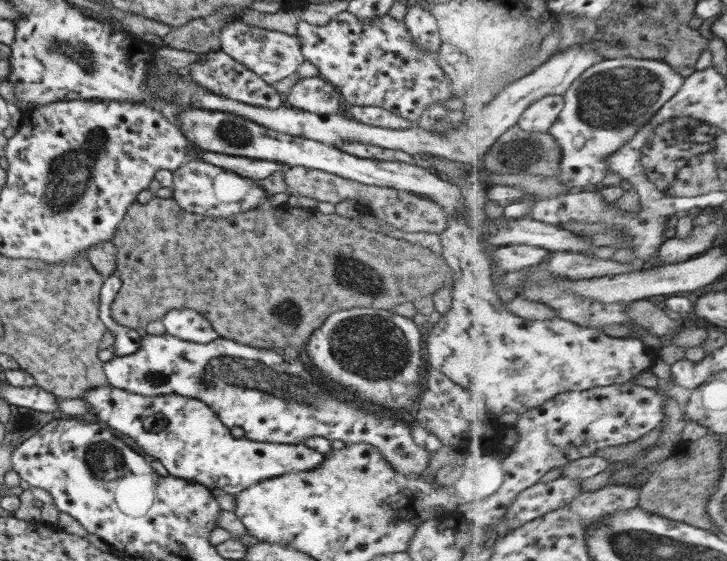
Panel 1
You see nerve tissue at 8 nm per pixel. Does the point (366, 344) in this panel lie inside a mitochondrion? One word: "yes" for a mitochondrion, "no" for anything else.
yes

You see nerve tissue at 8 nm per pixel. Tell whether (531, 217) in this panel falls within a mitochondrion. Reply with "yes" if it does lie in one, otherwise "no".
no

